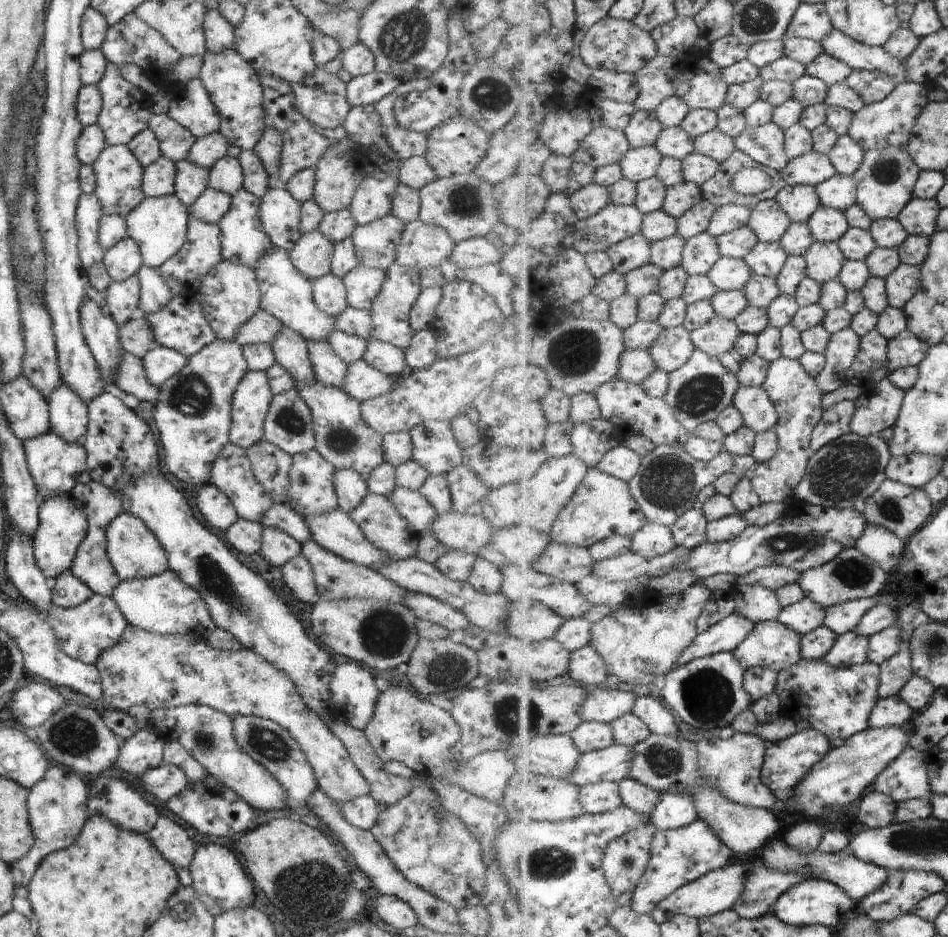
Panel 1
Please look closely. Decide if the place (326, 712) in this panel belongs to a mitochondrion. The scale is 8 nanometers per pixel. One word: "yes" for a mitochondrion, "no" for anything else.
no

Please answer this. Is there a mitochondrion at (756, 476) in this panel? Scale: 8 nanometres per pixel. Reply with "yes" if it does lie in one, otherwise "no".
no

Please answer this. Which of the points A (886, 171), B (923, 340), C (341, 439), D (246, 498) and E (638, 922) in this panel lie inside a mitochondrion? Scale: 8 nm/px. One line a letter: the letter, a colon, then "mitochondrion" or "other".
A: mitochondrion
B: other
C: mitochondrion
D: other
E: other

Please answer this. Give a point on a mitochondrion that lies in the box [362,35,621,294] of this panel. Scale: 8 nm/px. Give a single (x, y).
(490, 93)

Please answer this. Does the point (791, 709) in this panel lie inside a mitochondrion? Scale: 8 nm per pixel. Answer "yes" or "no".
no

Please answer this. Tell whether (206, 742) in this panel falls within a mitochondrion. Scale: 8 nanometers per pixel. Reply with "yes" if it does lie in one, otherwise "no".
yes

